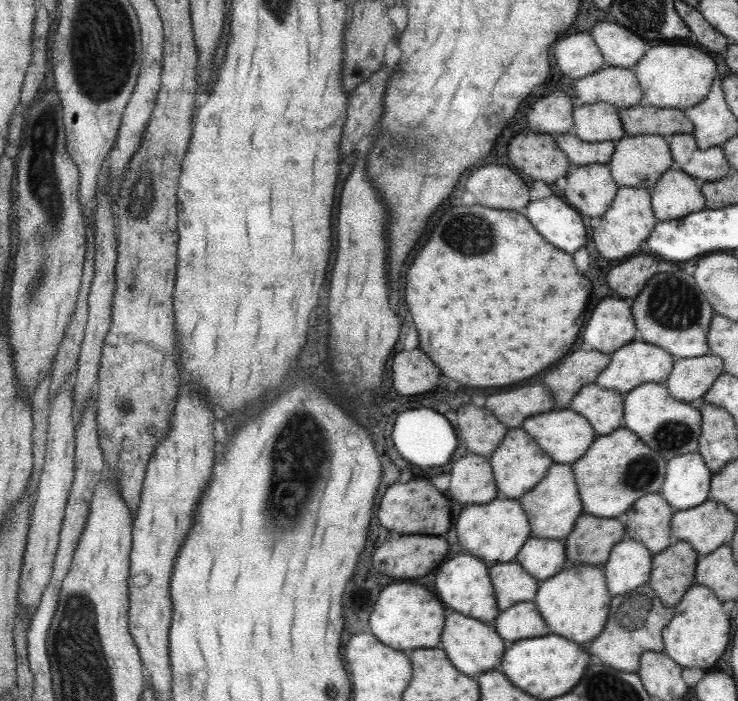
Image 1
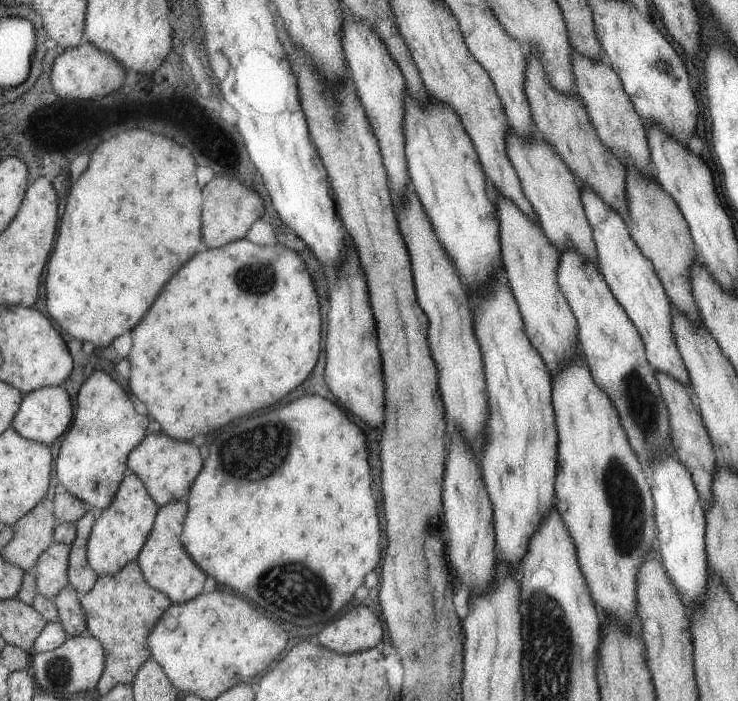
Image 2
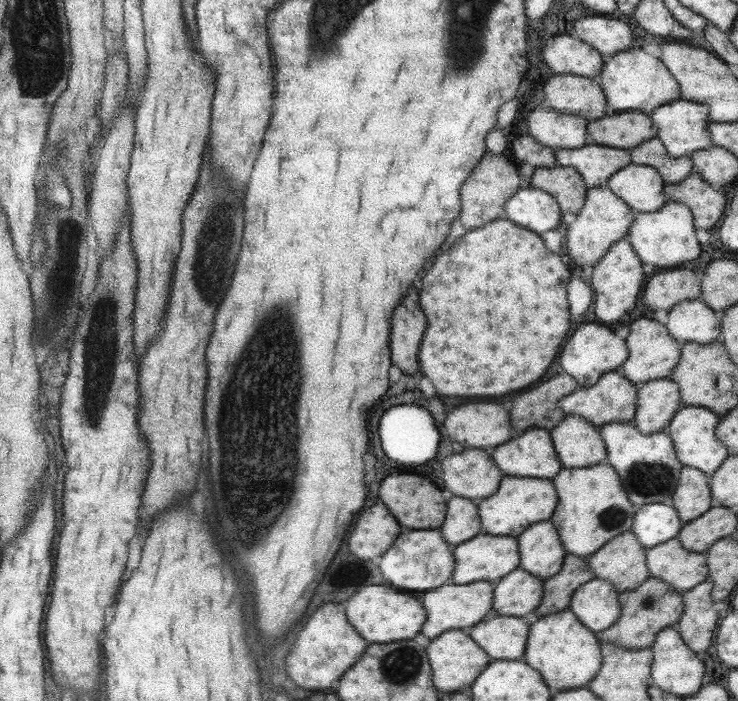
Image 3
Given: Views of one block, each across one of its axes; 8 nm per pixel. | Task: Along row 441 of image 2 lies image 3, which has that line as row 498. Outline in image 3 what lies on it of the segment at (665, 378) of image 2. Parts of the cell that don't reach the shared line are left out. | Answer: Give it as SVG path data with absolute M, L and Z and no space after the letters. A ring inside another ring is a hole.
M682 466L677 486L672 494L672 506L683 524L699 518L709 510L709 476L691 466Z

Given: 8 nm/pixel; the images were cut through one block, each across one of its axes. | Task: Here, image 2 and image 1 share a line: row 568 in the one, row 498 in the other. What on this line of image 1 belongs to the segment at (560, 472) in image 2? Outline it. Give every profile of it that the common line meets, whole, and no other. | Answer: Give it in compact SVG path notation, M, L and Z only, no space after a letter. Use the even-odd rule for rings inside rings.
M623 426L609 434L596 435L585 454L572 462L571 466L584 512L601 518L622 518L632 502L641 495L661 490L666 473L666 458L651 450L634 432Z

